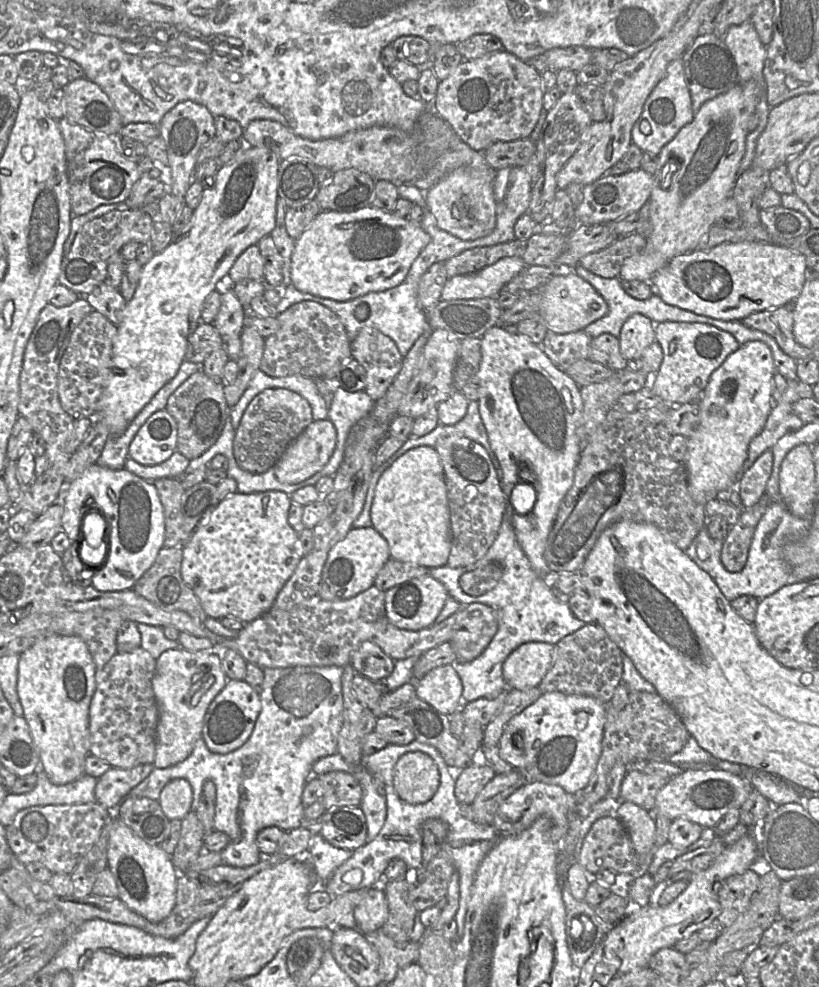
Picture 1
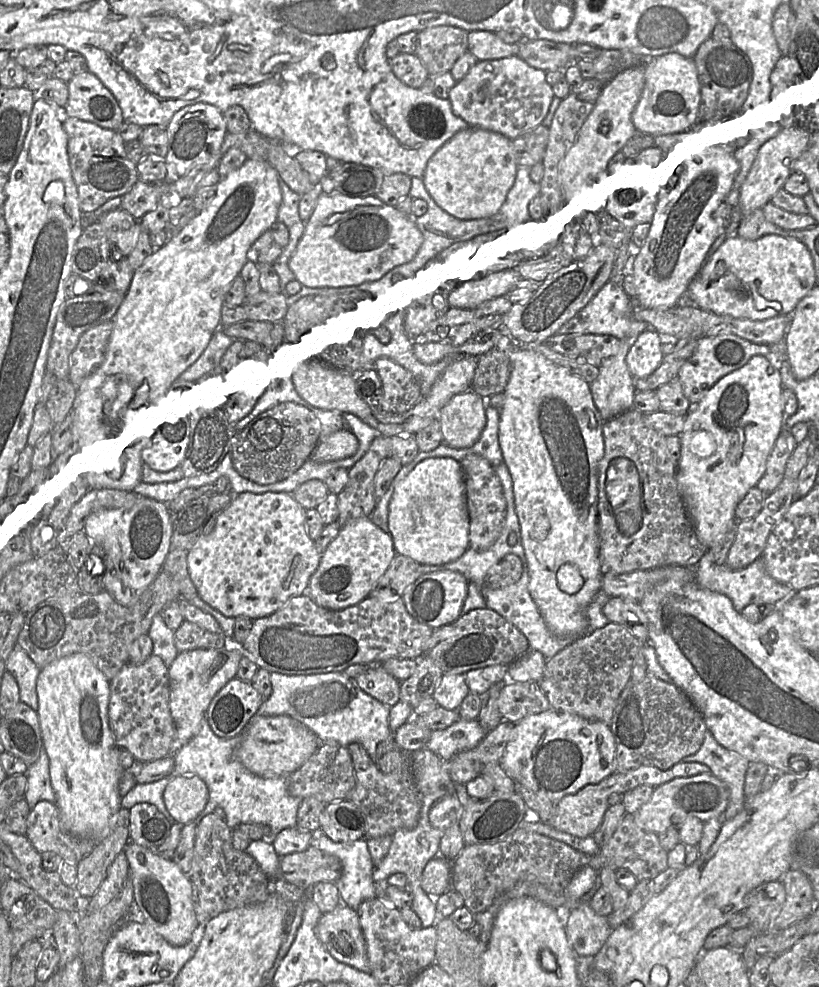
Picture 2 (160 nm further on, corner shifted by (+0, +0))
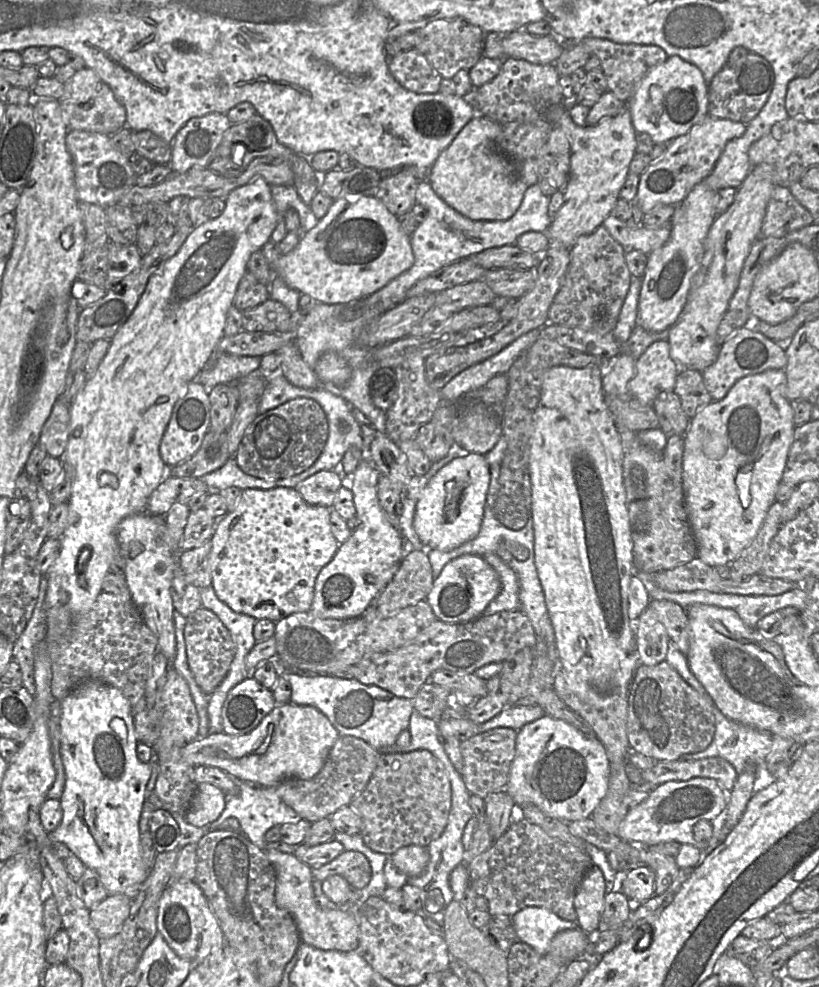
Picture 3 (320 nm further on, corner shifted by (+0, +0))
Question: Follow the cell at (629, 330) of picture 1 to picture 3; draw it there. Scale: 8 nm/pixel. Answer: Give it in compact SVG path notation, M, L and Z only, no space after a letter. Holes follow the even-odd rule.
M668 340L655 341L635 361L635 375L629 382L630 394L640 403L652 406L654 400L661 392L674 392L680 370L680 367L670 355L670 345Z

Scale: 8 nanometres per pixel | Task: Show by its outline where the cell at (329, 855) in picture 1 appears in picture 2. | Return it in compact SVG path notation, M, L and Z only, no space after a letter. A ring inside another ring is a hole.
M317 830L313 845L320 850L337 856L343 866L341 877L335 882L339 889L341 904L357 910L366 900L377 897L379 884L373 879L375 864L370 855L366 839L352 843L332 841Z

